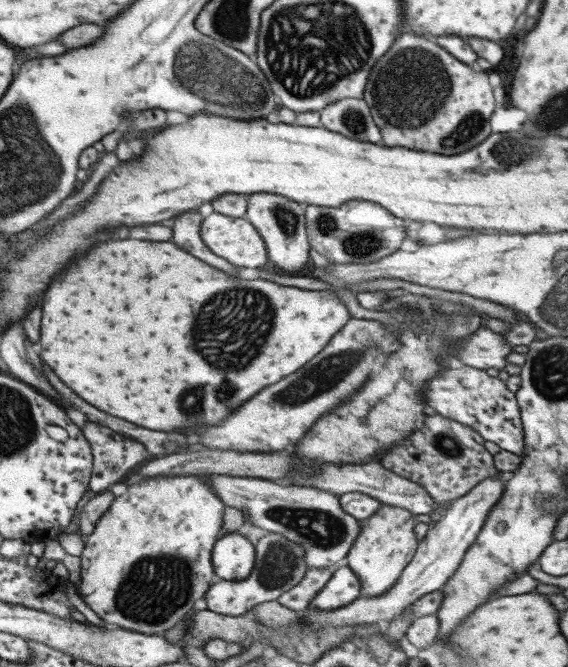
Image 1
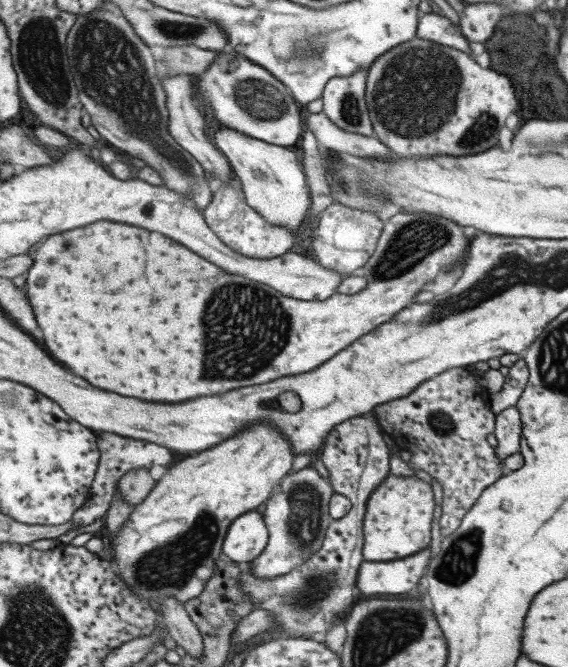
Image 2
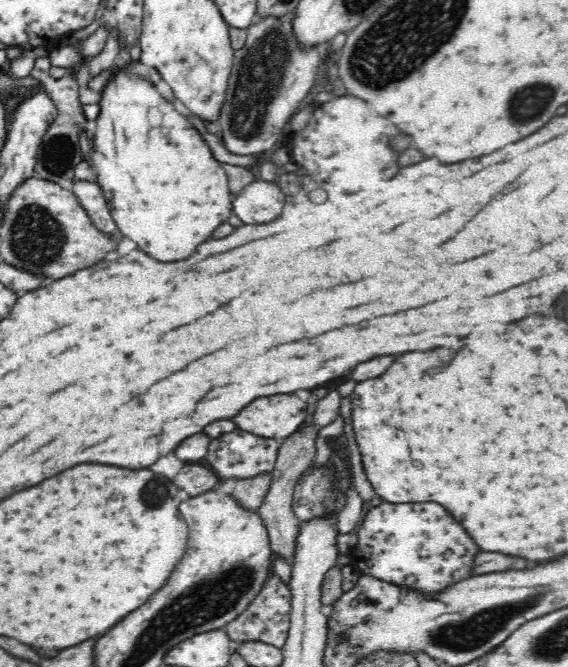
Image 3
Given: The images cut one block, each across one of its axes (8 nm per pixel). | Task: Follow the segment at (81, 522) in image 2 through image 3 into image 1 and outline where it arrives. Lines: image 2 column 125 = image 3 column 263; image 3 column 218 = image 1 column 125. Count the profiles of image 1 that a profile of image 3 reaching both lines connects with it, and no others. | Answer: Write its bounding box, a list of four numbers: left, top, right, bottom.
[82,421,151,493]

